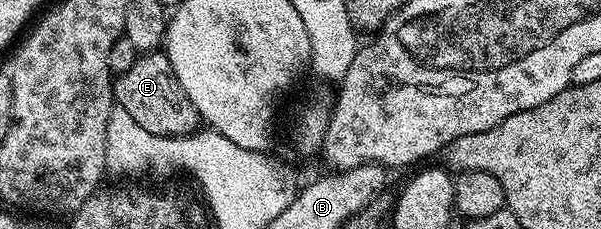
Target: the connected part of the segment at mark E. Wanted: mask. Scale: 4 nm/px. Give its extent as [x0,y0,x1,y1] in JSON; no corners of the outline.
[111,51,200,137]

